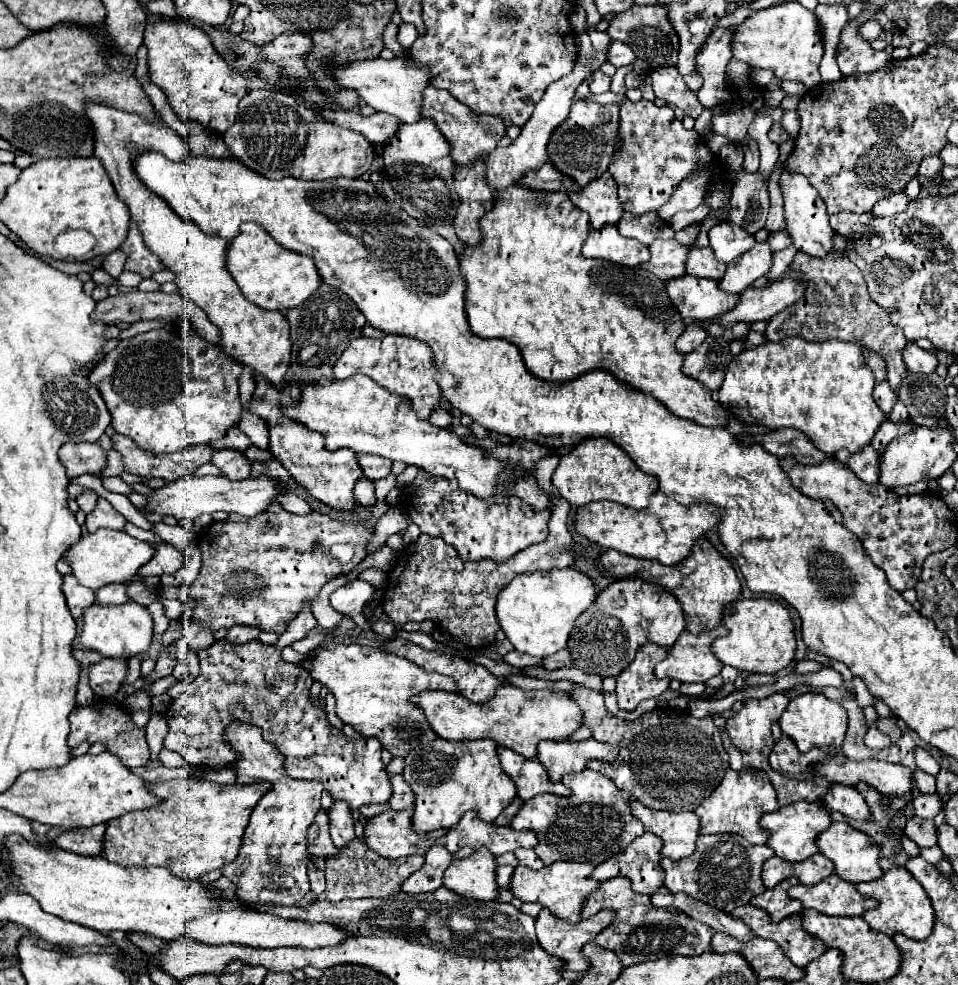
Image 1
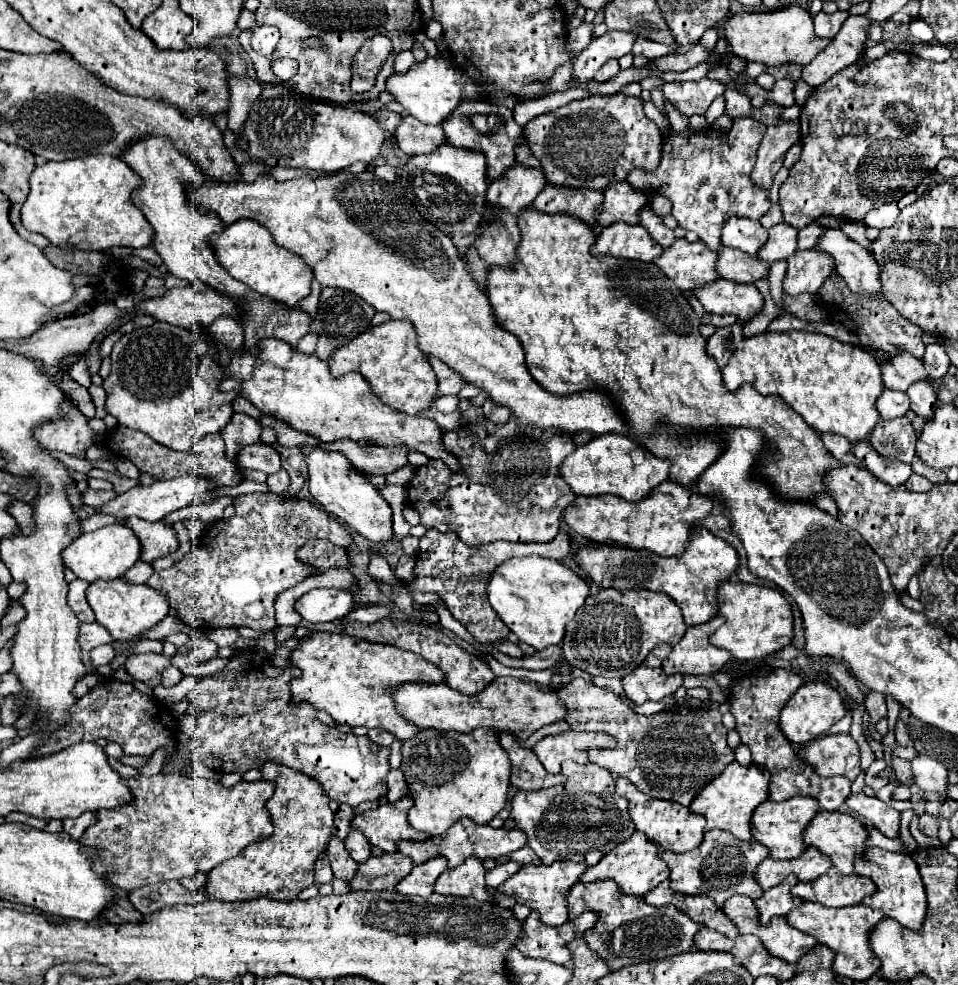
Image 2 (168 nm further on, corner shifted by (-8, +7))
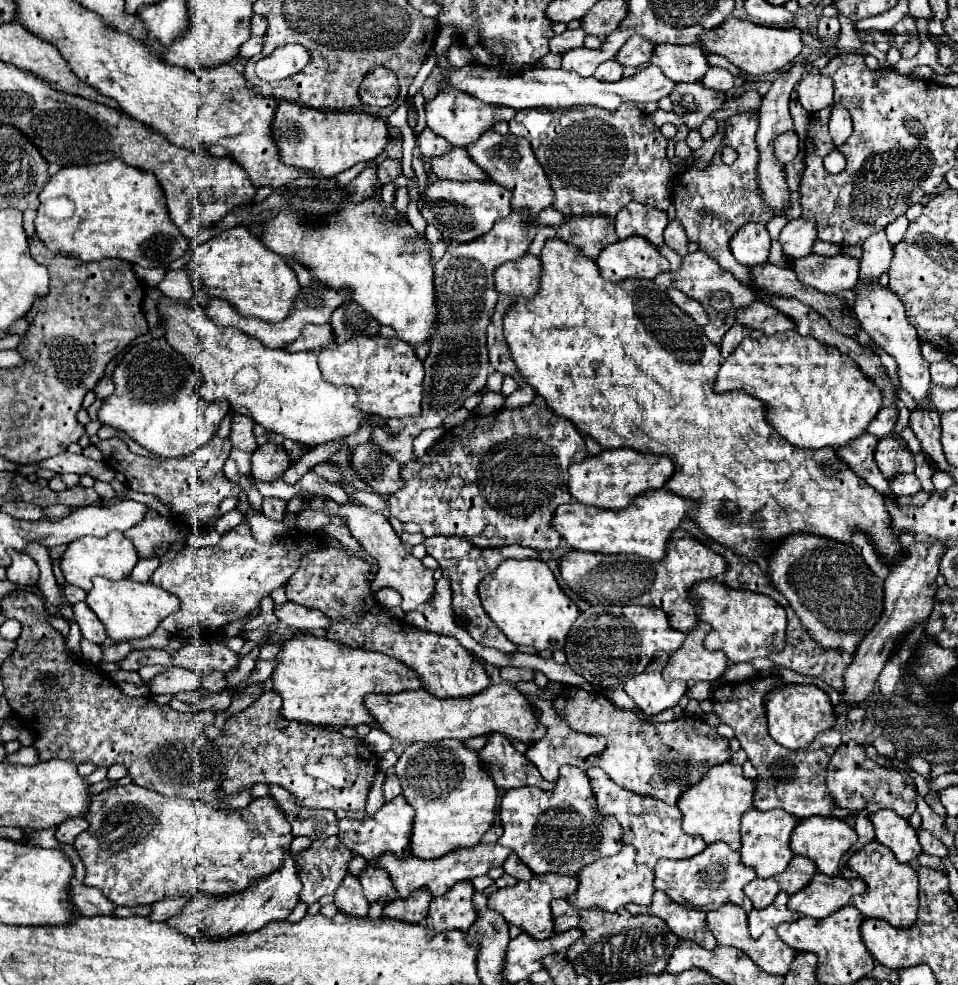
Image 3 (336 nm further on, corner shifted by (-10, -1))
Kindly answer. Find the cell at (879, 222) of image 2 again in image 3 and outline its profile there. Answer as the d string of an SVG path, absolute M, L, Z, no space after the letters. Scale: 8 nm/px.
M885 230L871 234L863 242L863 256L861 256L861 284L873 284L889 270L889 262L893 258L893 246L889 244Z

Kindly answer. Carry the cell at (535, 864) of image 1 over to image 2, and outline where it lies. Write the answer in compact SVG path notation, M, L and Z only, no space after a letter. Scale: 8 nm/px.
M525 846L523 850L511 852L511 860L519 862L519 864L541 864L541 858L529 846Z

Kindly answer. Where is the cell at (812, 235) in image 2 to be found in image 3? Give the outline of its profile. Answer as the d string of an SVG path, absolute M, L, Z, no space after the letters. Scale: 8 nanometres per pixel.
M817 240L815 246L813 246L813 252L823 254L823 256L833 256L833 254L841 252L841 248L835 246L835 244L831 244L831 242L821 242L821 240Z

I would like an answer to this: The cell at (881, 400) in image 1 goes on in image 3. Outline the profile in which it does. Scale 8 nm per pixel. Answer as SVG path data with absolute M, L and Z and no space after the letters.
M889 406L889 408L881 408L877 412L877 416L873 418L873 422L869 424L867 432L881 438L881 436L887 436L893 426L895 426L895 420L897 420L897 408L895 406Z

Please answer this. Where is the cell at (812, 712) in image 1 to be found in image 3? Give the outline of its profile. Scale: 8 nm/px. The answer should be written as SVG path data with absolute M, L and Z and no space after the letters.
M779 684L775 686L769 692L769 696L765 696L765 714L767 714L771 738L791 750L807 748L819 732L825 732L833 728L835 724L833 706L829 702L829 696L815 684Z

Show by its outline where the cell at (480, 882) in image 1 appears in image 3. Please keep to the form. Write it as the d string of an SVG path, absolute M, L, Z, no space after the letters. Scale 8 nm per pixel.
M465 880L455 884L447 894L433 898L425 920L427 928L433 934L445 932L447 928L461 928L463 932L467 932L477 920L477 914L471 902L473 890L475 890L473 884Z

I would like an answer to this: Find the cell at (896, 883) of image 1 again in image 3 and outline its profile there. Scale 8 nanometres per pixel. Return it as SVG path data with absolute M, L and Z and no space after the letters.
M877 840L865 844L861 850L853 852L851 858L847 860L847 866L851 870L855 870L859 874L859 878L865 880L867 884L867 892L861 896L853 896L851 904L855 904L855 908L865 916L865 918L881 918L887 920L891 926L899 926L899 928L907 928L915 922L917 918L917 872L909 866L909 864L899 864L893 856L893 852L889 852L889 848L885 848L883 844L877 844Z

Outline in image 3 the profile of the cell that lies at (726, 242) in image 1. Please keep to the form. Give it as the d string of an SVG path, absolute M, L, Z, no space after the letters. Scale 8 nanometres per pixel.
M755 222L739 228L739 232L735 232L731 240L731 252L735 260L745 266L765 264L769 260L769 248L771 248L771 238L767 228Z

